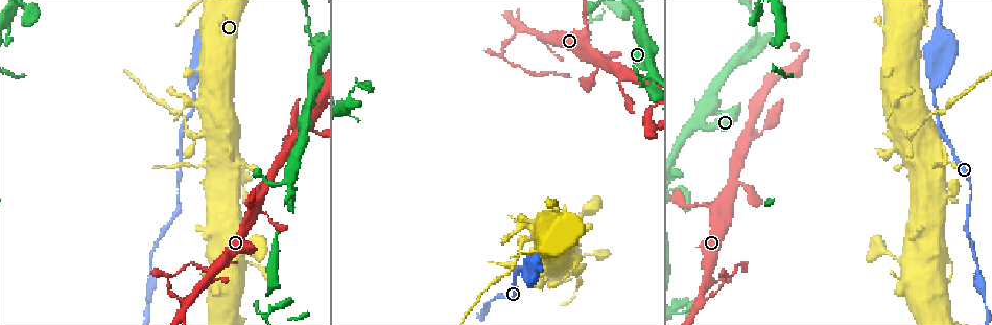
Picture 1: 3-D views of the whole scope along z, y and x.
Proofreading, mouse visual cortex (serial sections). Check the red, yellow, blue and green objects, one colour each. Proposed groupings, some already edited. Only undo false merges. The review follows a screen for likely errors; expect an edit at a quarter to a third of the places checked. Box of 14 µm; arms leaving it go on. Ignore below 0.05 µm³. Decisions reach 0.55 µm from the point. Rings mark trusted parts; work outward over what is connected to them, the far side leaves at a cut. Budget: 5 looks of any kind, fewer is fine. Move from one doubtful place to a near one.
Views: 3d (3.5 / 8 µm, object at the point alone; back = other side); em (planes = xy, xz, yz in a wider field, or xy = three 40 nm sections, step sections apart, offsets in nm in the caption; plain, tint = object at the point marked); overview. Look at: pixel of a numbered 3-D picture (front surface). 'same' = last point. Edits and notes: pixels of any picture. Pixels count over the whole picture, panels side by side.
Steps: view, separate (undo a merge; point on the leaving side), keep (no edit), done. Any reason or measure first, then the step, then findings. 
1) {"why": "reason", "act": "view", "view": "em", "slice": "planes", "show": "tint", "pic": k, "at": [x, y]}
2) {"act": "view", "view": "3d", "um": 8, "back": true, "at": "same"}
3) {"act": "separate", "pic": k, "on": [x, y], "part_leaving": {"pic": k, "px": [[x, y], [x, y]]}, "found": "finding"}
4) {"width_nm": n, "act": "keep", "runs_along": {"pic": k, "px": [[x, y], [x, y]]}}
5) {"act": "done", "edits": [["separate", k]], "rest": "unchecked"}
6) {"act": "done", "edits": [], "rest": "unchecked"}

{"why": "small branch off a trunk", "act": "view", "view": "3d", "um": 3.5, "pic": 1, "at": [935, 89]}

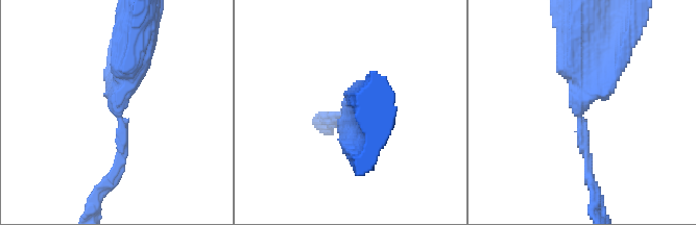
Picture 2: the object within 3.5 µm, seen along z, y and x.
{"why": "now the EM", "act": "view", "view": "em", "slice": "xy", "step": 5, "show": "tint", "pic": 2, "at": [120, 115]}

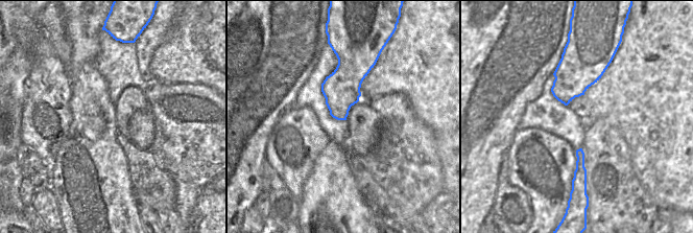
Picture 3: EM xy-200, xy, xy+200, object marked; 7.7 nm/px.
{"act": "keep", "runs_along": {"pic": 2, "px": [[111, 178], [133, 50]]}, "found": "all the same cell"}

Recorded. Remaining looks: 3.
{"why": "sharp bend", "act": "view", "view": "3d", "um": 3.5, "pic": 1, "at": [200, 39]}

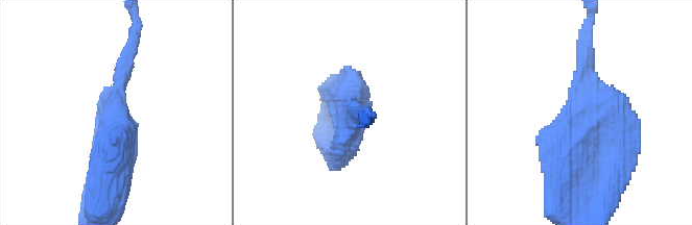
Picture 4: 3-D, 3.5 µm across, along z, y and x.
{"why": "need the tissue", "act": "view", "view": "em", "slice": "planes", "show": "tint", "pic": 4, "at": [348, 118]}

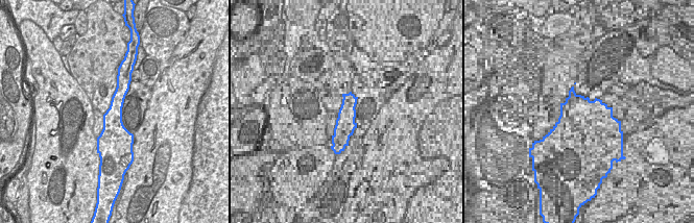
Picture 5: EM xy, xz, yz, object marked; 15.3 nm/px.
{"act": "view", "view": "em", "slice": "xy", "step": 3, "show": "tint", "at": "same"}

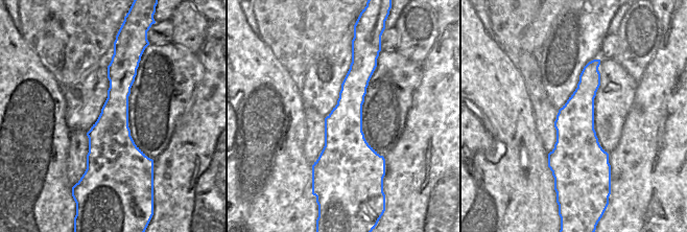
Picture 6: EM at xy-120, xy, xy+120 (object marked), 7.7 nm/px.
{"act": "keep", "found": "one cell here"}

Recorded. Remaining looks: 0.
{"act": "done", "edits": [], "rest": "unchecked"}

